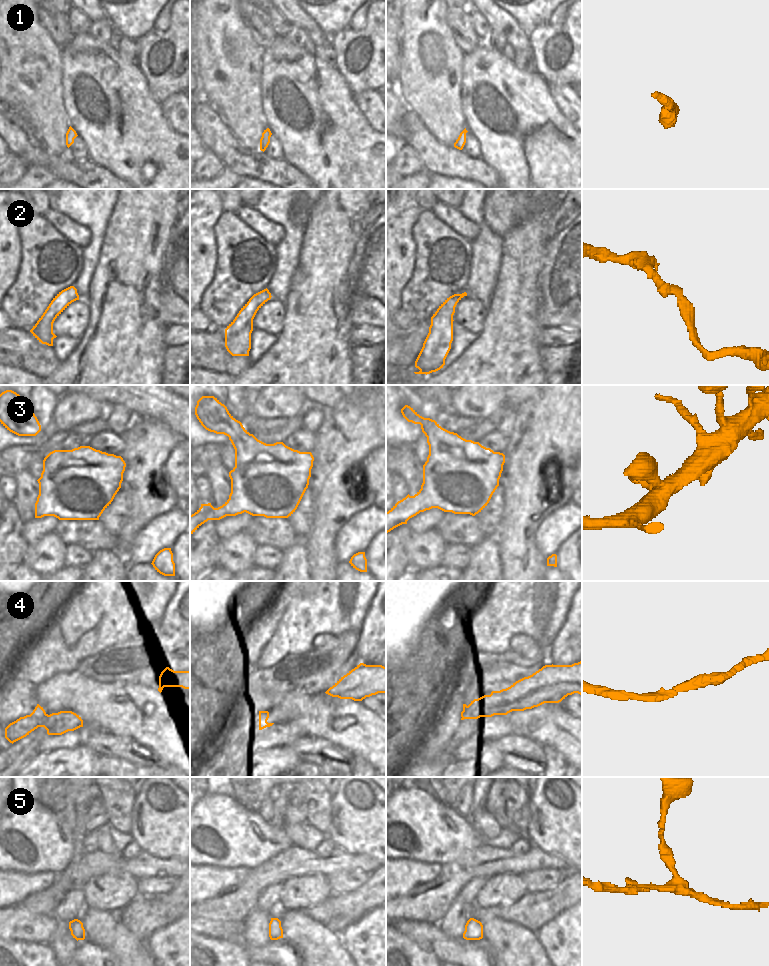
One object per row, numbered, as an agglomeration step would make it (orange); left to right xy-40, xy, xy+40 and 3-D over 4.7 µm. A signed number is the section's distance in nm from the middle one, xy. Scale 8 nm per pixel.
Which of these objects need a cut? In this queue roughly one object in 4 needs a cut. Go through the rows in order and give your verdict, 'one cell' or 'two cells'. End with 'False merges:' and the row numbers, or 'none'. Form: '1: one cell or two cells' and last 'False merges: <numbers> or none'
1: one cell
2: one cell
3: one cell
4: one cell
5: one cell
False merges: none

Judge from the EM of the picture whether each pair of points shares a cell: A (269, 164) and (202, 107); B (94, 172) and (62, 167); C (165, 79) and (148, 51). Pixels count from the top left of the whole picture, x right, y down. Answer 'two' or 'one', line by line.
A: one
B: one
C: one

